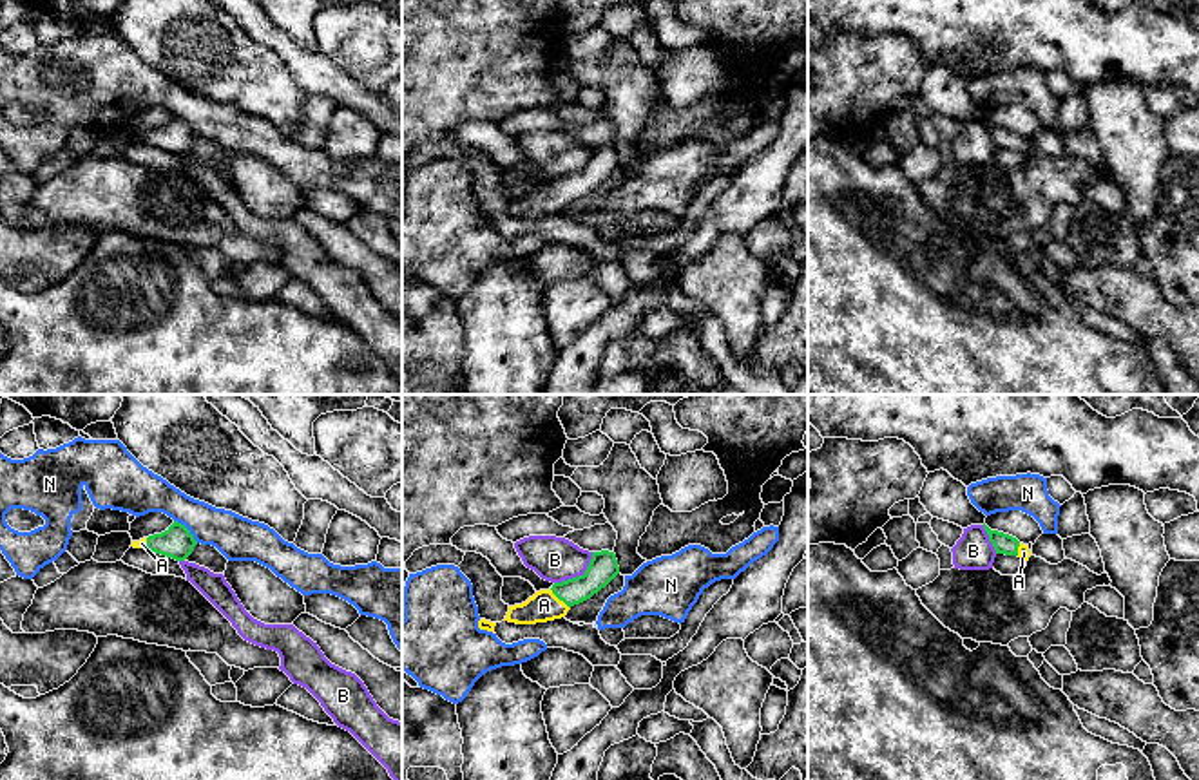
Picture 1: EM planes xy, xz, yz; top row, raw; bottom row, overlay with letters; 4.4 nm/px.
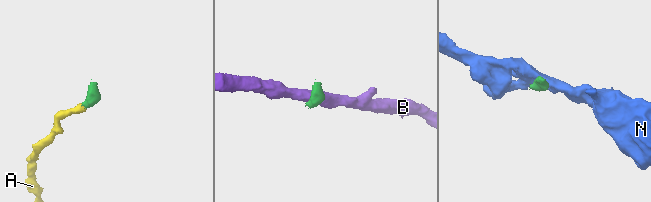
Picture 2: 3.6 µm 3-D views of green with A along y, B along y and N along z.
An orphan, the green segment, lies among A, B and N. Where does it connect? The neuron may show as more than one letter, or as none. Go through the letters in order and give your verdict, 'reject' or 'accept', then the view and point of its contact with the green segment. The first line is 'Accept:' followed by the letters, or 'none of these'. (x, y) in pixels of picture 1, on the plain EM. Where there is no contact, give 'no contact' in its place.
Accept: A
A: accept | xz (560, 194)
B: reject | xz (578, 171)
N: reject | xy (187, 123)

